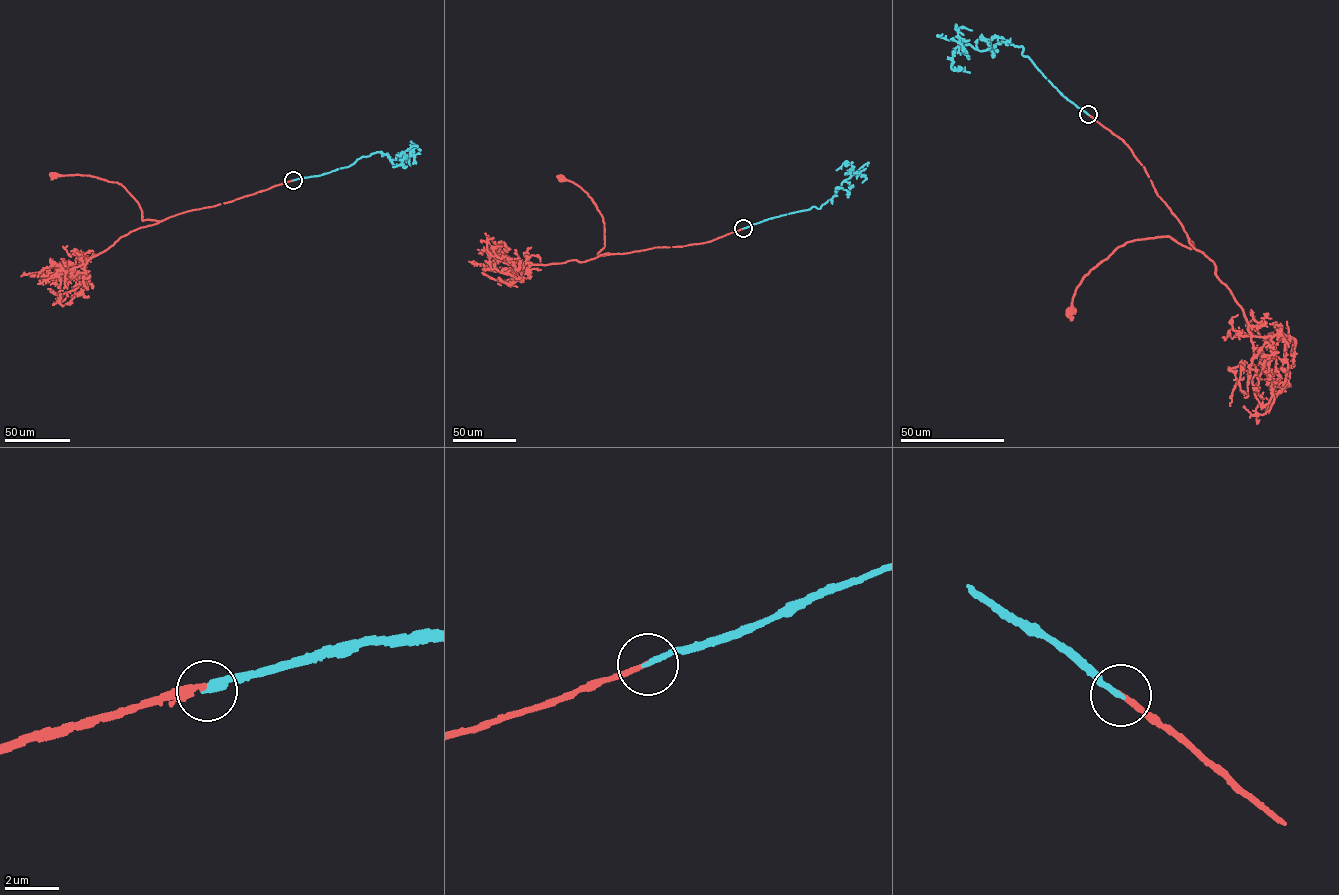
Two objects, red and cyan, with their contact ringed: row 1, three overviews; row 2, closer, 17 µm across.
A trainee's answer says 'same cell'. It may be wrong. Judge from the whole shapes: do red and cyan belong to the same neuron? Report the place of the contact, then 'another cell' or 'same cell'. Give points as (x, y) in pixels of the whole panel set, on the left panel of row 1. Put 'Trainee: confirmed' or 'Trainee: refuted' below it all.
at (293, 180); same cell
Trainee: confirmed

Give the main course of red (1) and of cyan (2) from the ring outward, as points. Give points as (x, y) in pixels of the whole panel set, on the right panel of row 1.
1: (1088, 114), (1131, 149), (1157, 194), (1194, 246), (1189, 249), (1168, 236), (1126, 242), (1084, 275), (1069, 311)
2: (1088, 114), (1023, 55), (1022, 46), (1003, 41), (992, 50), (968, 43), (955, 48), (951, 68), (969, 73)

